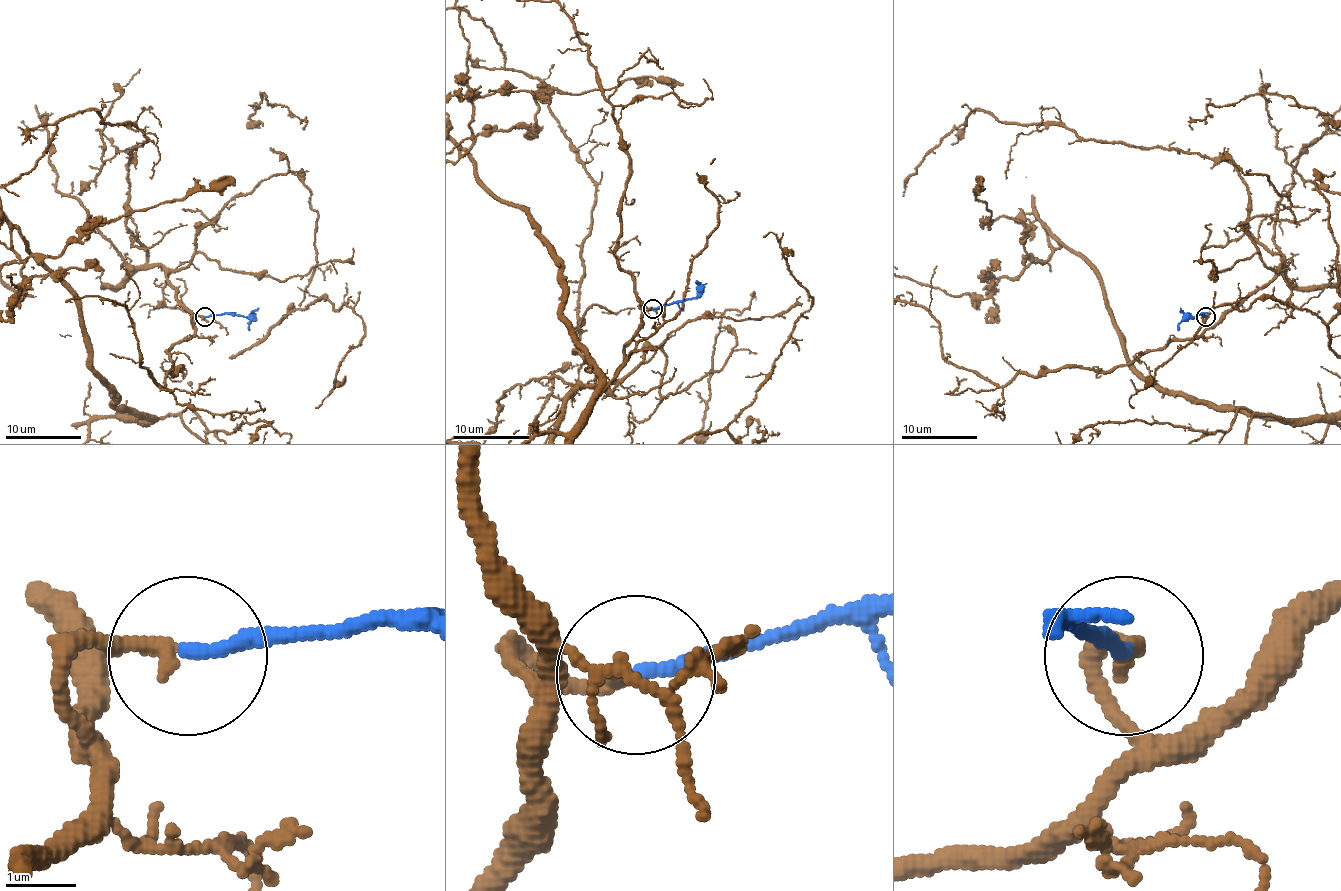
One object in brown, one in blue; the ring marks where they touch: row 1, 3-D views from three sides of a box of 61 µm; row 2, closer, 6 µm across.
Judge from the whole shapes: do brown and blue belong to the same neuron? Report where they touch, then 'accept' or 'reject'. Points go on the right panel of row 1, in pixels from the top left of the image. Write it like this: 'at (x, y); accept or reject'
at (1206, 317); accept

